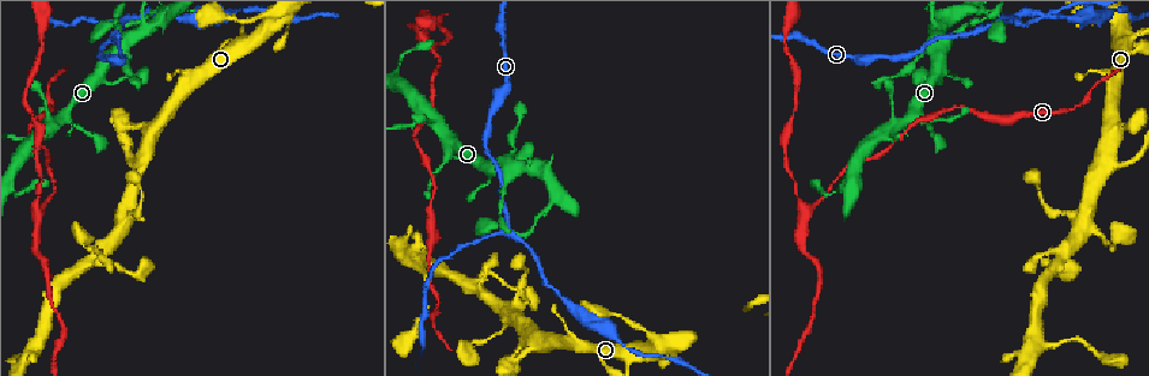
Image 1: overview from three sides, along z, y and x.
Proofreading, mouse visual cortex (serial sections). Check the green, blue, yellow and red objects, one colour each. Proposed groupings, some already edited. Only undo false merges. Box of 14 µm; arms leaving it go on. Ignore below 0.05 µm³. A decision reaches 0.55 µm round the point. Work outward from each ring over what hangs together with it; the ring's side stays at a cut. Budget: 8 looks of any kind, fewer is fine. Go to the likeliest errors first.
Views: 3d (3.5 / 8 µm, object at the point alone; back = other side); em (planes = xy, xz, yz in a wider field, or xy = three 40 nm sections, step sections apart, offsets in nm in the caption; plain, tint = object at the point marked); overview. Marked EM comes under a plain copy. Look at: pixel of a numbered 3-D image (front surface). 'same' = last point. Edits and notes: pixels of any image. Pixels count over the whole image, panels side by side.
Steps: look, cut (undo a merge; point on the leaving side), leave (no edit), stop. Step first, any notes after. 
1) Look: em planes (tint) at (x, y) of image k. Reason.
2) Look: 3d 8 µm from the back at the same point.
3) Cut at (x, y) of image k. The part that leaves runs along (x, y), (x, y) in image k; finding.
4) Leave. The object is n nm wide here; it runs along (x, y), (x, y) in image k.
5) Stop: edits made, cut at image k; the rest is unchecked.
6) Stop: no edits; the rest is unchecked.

Look: 3d 8 µm at (123, 21) of image 1. Three arms meet.

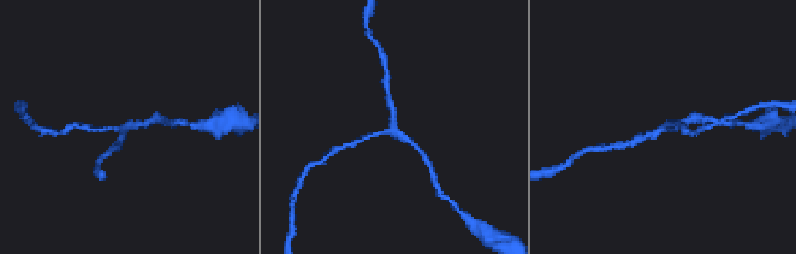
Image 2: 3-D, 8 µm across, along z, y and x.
Look: em xy step 1 (tint) at (125, 127) of image 2. 3 arms meet here; the arms are 150, 200, 200 nm wide; shape alone is not enough.

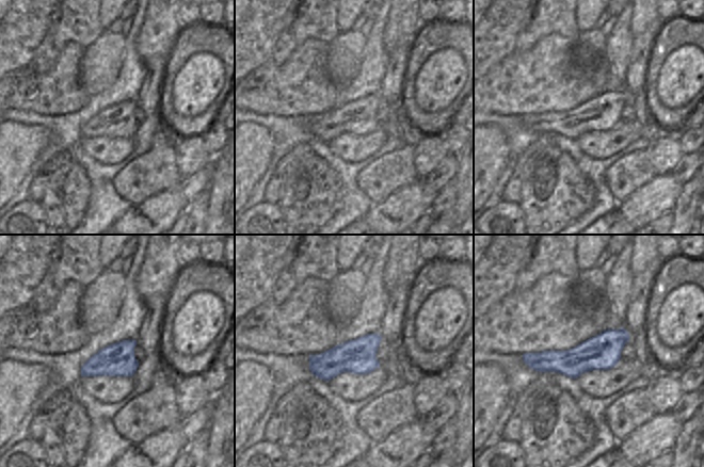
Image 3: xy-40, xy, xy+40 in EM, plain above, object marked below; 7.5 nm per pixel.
Cut at (88, 128) of image 2. The object is 260 nm wide here; the part that leaves runs along (116, 128), (69, 129) in image 2; a second cell is stuck on.

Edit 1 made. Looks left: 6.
Look: 3d 8 µm at (37, 213) of image 1. Thick turns thin.

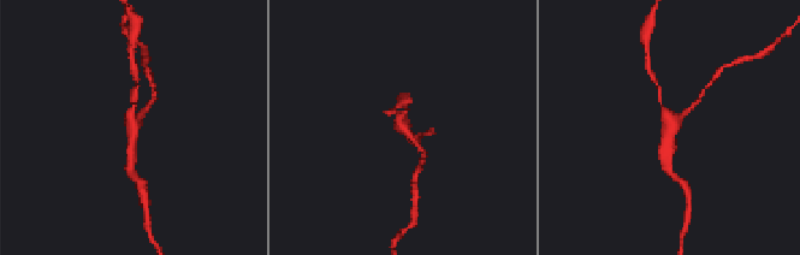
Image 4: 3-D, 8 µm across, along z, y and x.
Look: 3d 3.5 µm at (401, 123) of image 4.

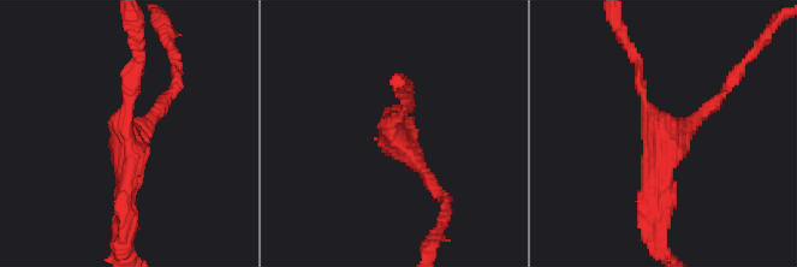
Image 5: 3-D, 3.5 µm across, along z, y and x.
Look: em planes (tint) at (127, 139) of image 5. 3 arms meet here; the arms are 150, 150, 300 nm wide.

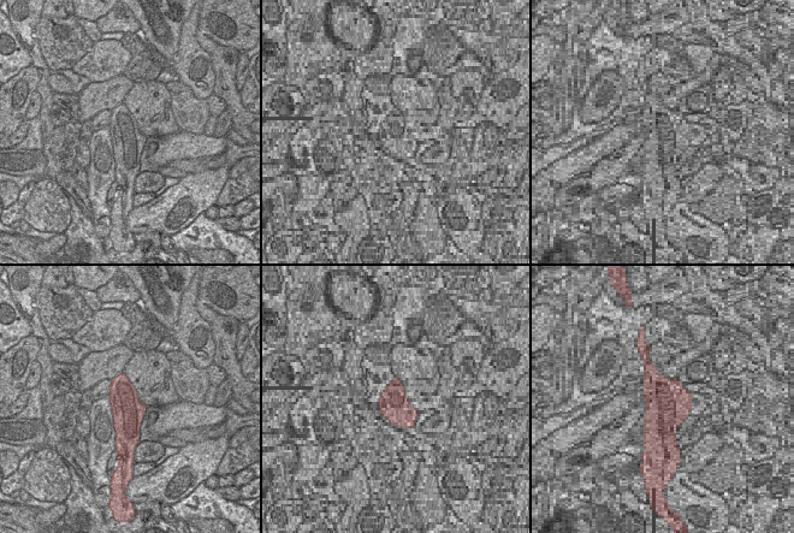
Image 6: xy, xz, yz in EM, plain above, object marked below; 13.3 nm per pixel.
Leave. The object is 440 nm wide here; it runs along (434, 188), (397, 142), (404, 108) in image 5; all the same cell.

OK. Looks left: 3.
Look: 3d 3.5 µm at (65, 115) of image 1. Three arms meet.

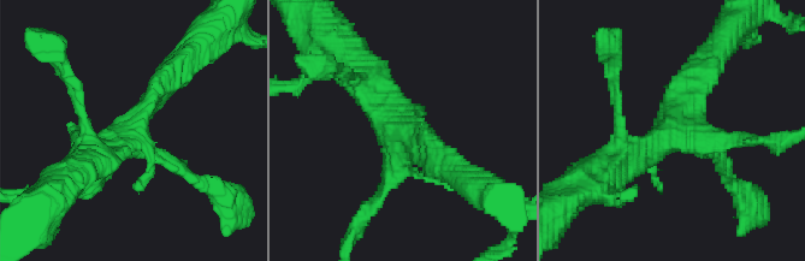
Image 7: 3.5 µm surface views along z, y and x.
Look: em xy step 3 (tint) at (133, 126) of image 7.

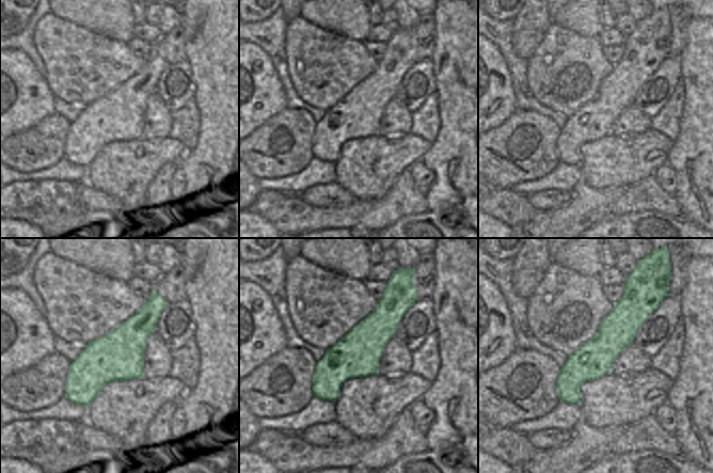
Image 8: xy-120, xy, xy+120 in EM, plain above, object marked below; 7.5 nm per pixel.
Leave. It runs along (161, 303), (67, 395) in image 8; continuous, no second cell.

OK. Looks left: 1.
Stop: edits made, cut at image 2; the rest is unchecked.

